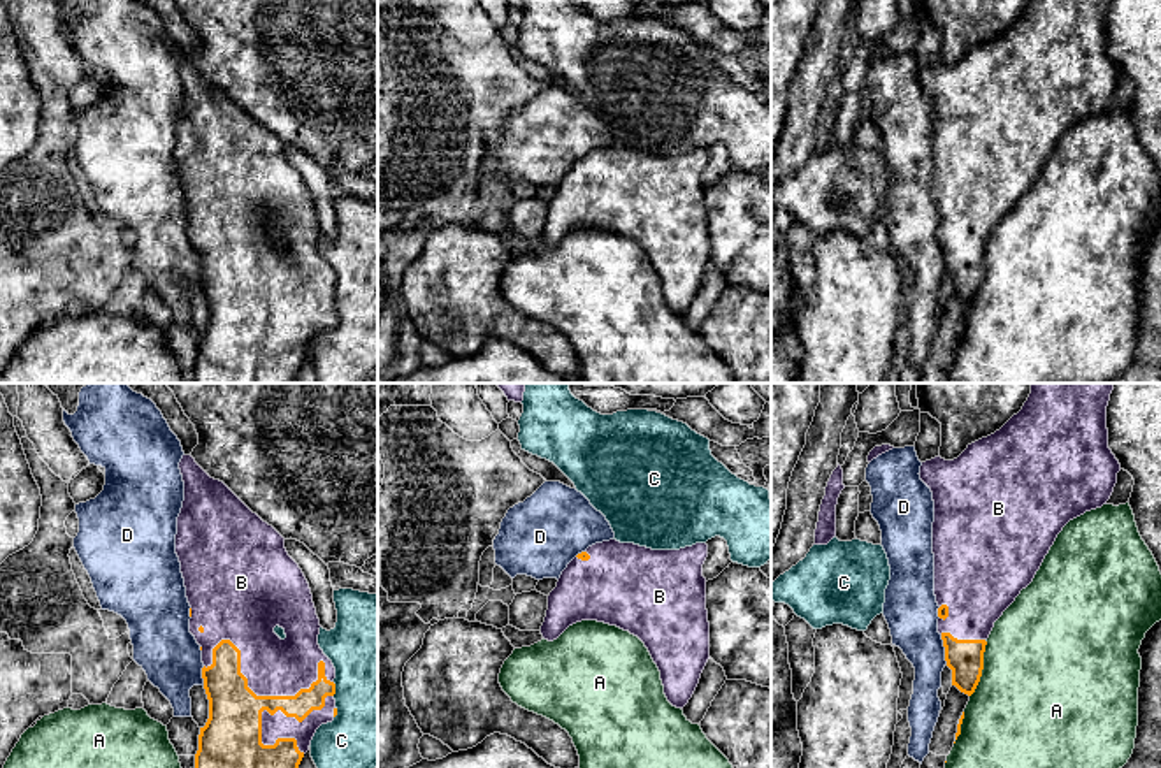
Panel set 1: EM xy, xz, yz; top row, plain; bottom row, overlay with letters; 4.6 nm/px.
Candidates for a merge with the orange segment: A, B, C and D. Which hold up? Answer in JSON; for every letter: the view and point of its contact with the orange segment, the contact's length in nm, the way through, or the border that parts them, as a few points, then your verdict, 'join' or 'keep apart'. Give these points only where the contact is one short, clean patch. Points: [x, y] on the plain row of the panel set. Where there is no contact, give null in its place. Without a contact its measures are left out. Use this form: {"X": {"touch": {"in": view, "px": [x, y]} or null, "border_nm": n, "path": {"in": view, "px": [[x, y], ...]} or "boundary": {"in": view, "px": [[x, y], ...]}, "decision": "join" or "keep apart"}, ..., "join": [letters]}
{"A": {"touch": {"in": "yz", "px": [982, 275]}, "border_nm": 280, "decision": "keep apart"}, "B": {"touch": {"in": "xy", "px": [262, 303]}, "border_nm": 600, "decision": "join"}, "C": {"touch": {"in": "xy", "px": [334, 296]}, "border_nm": 60, "decision": "keep apart"}, "D": {"touch": {"in": "yz", "px": [945, 255]}, "border_nm": 140, "decision": "keep apart"}, "join": ["B"]}

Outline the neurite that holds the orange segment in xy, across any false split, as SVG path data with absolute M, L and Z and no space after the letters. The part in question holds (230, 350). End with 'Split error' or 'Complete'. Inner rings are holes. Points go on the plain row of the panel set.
M183 62L179 76L184 107L177 123L176 160L191 213L190 239L202 257L209 306L209 325L198 341L195 383L297 383L316 336L337 322L335 274L318 251L321 232L309 190L288 162L285 144L223 88L211 84L191 62Z. Split error

